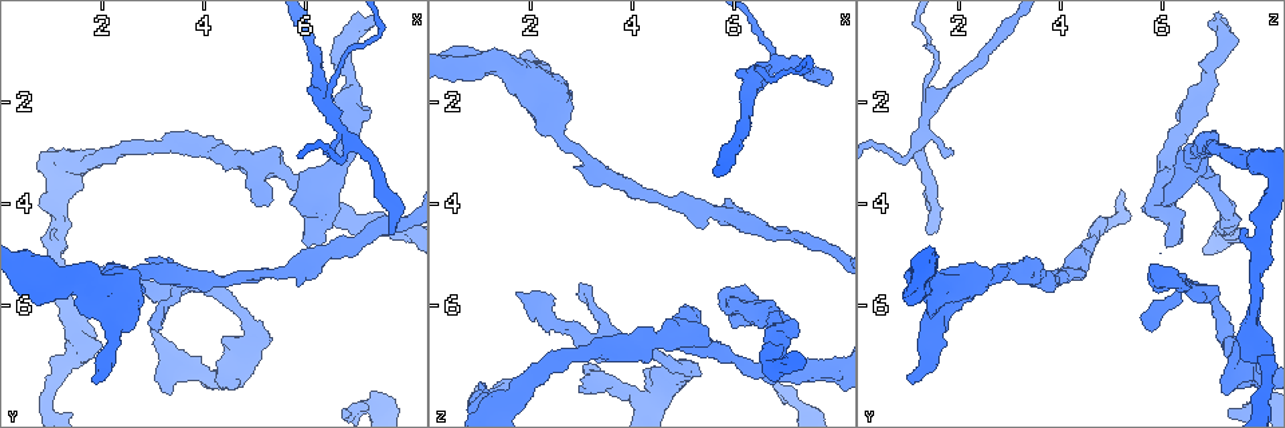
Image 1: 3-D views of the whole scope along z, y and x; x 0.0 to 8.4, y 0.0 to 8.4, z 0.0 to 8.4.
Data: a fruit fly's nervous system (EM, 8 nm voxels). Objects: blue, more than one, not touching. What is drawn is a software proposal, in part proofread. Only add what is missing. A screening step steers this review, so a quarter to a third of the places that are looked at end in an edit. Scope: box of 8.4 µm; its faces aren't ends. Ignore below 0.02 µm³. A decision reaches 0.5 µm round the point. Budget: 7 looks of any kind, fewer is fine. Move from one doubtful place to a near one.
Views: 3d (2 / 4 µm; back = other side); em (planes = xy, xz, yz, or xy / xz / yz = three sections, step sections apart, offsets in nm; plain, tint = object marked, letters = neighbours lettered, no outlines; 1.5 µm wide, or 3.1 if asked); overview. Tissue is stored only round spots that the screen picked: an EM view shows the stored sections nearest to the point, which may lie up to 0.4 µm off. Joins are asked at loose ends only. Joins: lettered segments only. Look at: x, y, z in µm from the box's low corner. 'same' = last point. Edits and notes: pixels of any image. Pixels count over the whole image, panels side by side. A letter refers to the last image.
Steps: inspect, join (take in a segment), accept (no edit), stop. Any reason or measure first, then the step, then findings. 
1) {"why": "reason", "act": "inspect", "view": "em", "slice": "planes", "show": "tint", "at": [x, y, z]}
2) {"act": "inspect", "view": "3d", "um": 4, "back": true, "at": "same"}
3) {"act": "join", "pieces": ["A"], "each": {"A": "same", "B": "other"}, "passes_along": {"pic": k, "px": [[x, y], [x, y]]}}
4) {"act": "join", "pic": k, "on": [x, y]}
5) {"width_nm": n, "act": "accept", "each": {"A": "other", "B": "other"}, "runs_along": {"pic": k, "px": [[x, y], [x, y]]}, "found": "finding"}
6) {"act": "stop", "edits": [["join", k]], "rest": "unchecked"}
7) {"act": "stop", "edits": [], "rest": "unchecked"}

{"act": "inspect", "view": "3d", "um": 4, "at": [1.75, 5.25, 5.80]}

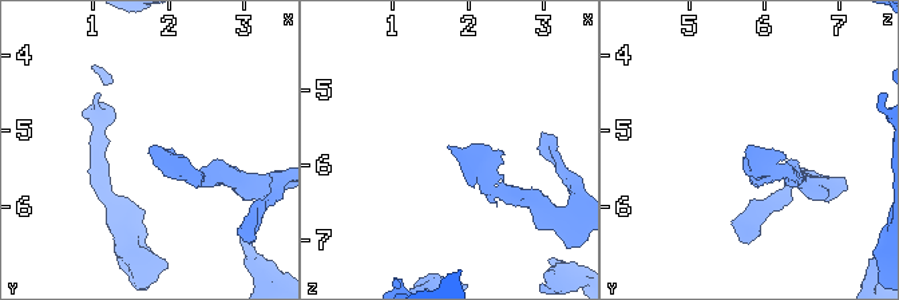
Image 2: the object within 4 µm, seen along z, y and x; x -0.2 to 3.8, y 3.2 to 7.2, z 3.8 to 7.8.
{"why": "now the EM", "act": "inspect", "view": "em", "slice": "planes", "show": "letters", "at": [1.75, 5.20, 5.80]}

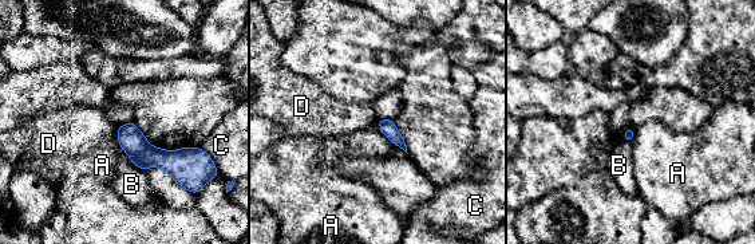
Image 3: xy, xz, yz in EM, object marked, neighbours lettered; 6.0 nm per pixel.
{"longest_contact_nm": ["B", 190], "act": "accept", "each": {"A": "other", "B": "other", "C": "other", "D": "other"}, "border": {"pic": 3, "px": [[115, 133], [122, 149]]}, "found": "none of them fits"}

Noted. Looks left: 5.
{"why": "branch stops here", "act": "inspect", "view": "em", "slice": "planes", "show": "letters", "at": [7.70, 4.60, 1.50]}

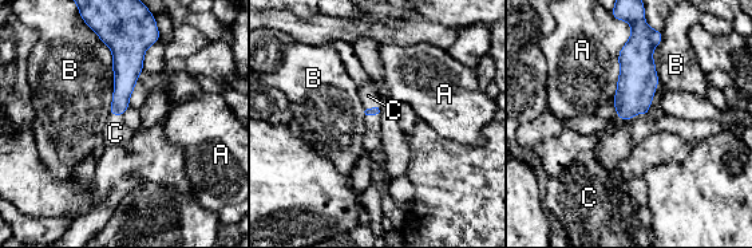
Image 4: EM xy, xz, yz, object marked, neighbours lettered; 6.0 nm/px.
{"longest_contact_nm": ["B", 500], "act": "join", "pic": 4, "on": [616, 140], "each": {"A": "other", "B": "other", "C": "same"}, "found": "the neuron continues"}

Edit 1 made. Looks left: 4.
{"why": "branch stops here", "act": "inspect", "view": "3d", "um": 2, "at": [6.05, 4.80, 6.15]}

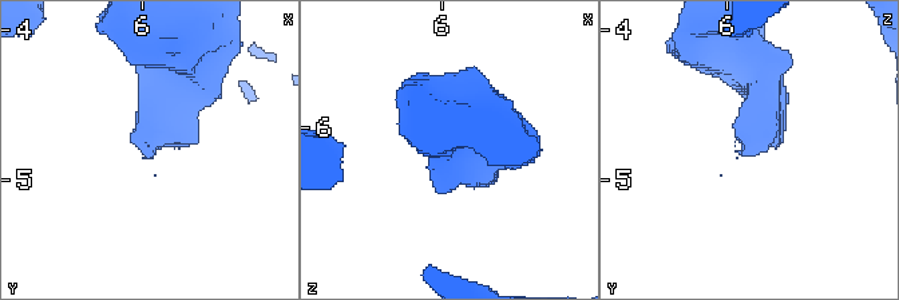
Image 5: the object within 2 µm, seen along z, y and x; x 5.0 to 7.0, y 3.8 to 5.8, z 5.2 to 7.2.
{"act": "inspect", "view": "em", "slice": "yz", "step": 8, "show": "tint", "at": [6.08, 4.82, 6.12]}

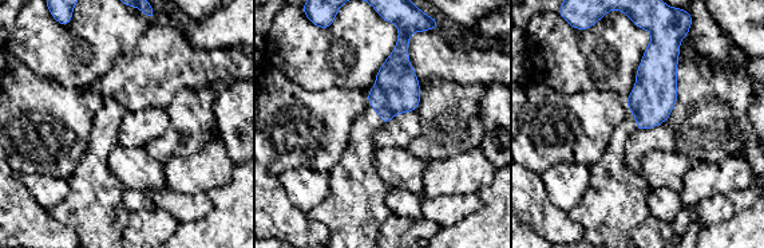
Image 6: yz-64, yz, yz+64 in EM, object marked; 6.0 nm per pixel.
{"act": "inspect", "view": "em", "slice": "planes", "show": "letters", "at": "same"}

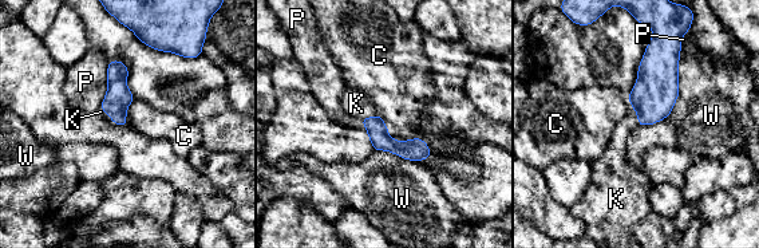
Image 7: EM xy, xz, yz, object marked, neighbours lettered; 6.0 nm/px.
{"act": "join", "pic": 7, "on": [356, 103], "each": {"C": "other", "K": "same", "P": "other", "W": "other"}, "found": "it goes on there"}

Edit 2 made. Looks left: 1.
{"act": "stop", "edits": [["join", 4], ["join", 7]], "rest": "unchecked"}

